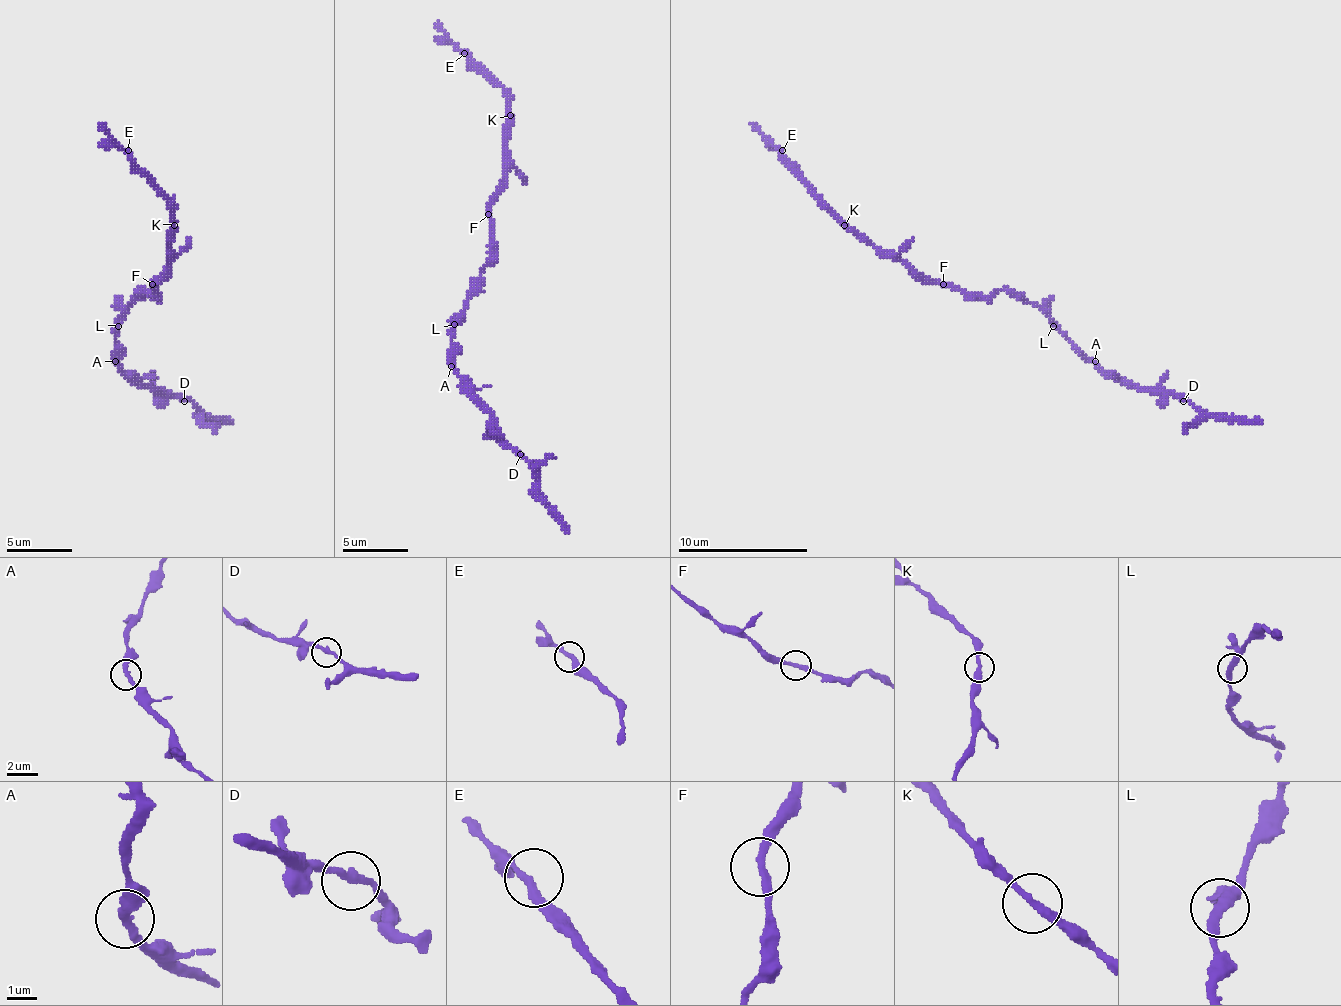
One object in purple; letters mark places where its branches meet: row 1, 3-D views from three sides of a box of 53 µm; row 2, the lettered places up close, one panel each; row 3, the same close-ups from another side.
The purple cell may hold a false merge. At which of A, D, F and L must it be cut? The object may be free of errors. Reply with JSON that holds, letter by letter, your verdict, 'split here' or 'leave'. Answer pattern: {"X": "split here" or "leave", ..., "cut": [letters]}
{"A": "leave", "D": "leave", "F": "leave", "L": "leave", "cut": []}

